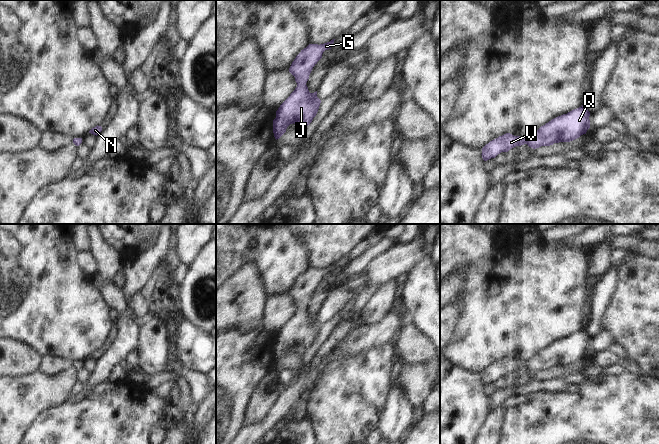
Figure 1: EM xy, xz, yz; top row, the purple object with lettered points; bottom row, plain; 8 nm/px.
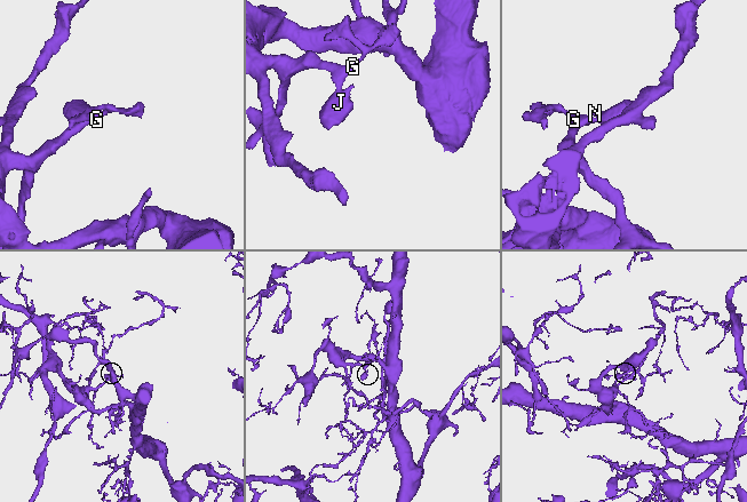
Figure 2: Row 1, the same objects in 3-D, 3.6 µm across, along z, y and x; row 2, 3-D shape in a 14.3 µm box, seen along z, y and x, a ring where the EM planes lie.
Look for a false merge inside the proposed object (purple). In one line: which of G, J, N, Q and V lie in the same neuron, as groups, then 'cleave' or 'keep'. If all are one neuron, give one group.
G J N Q V | keep

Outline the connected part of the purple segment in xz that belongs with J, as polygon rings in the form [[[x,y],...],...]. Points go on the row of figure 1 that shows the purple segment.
[[[334,40],[324,44],[309,44],[296,56],[289,72],[295,77],[297,87],[280,105],[273,120],[273,133],[279,139],[290,124],[295,124],[297,134],[302,137],[305,128],[316,116],[321,100],[317,91],[310,93],[306,85],[313,67],[322,58],[325,50],[331,49]]]

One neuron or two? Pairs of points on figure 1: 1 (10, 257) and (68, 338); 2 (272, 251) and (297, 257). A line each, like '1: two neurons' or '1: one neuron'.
1: one neuron
2: one neuron

